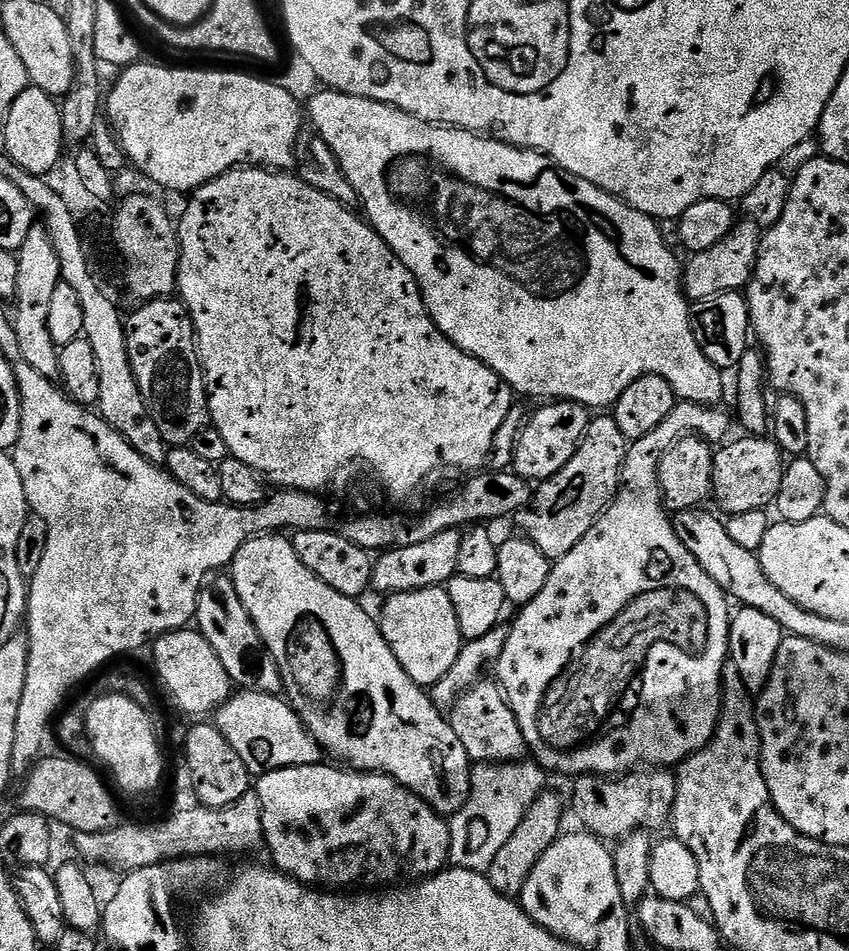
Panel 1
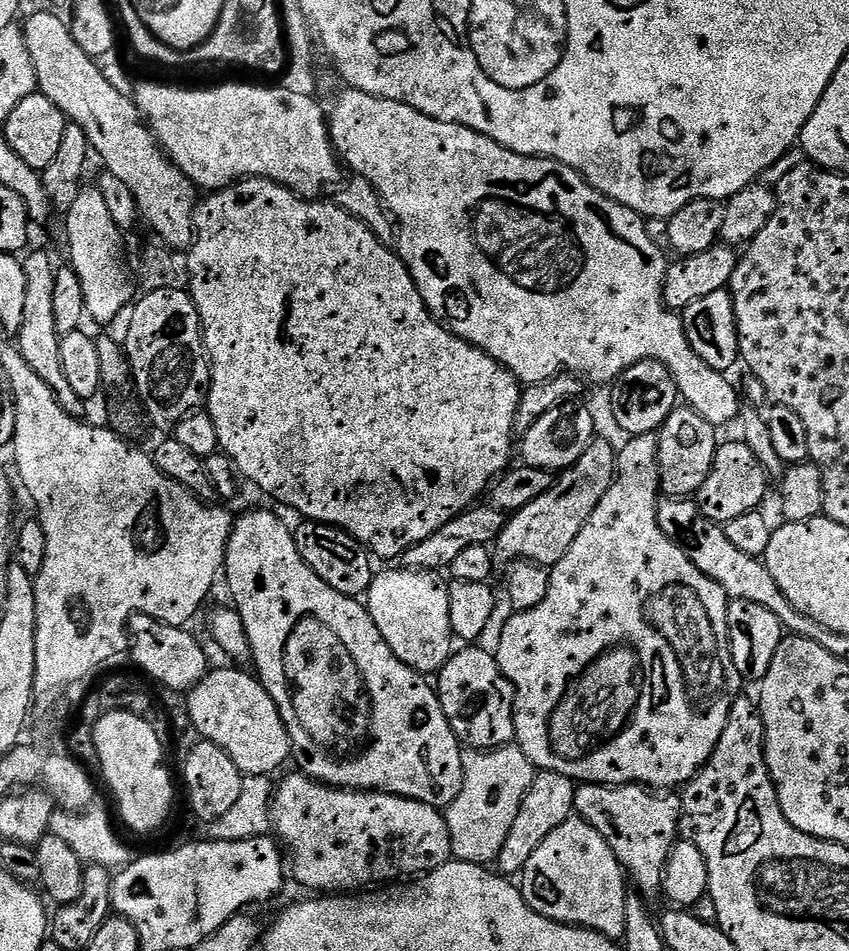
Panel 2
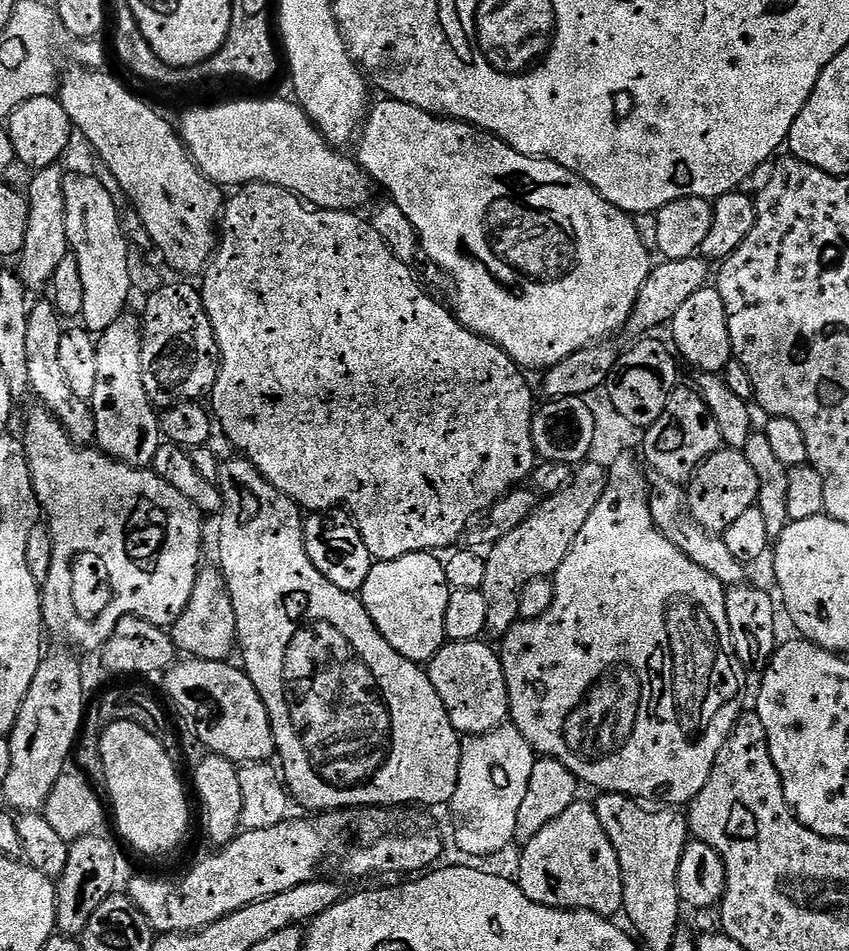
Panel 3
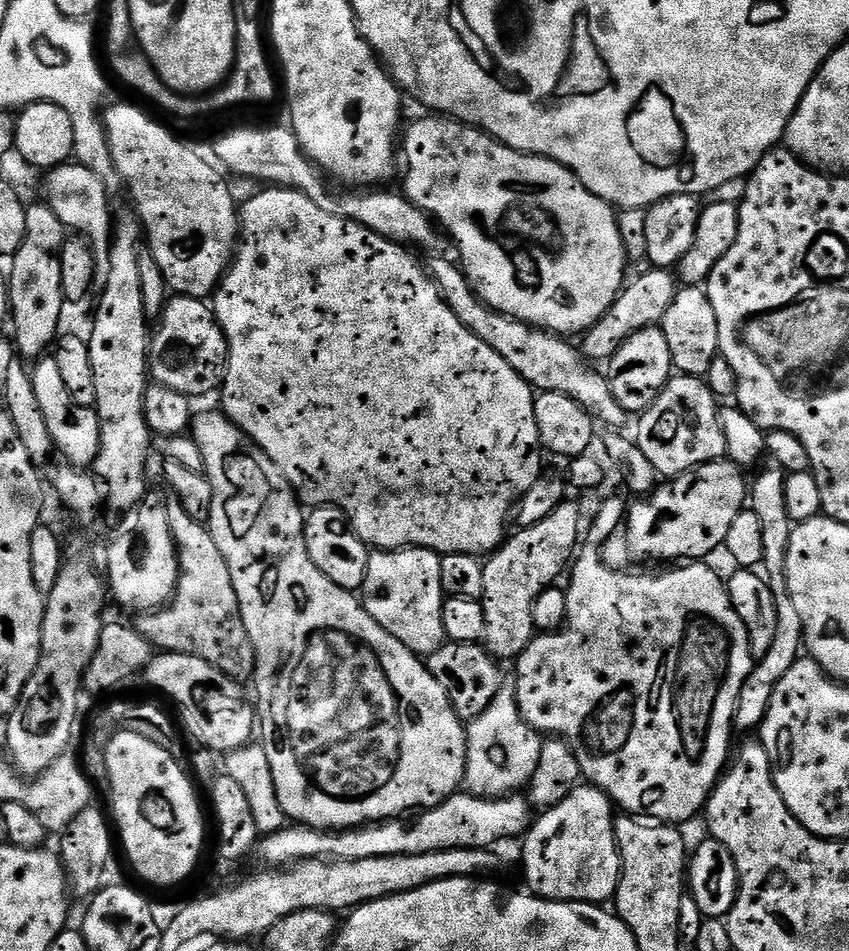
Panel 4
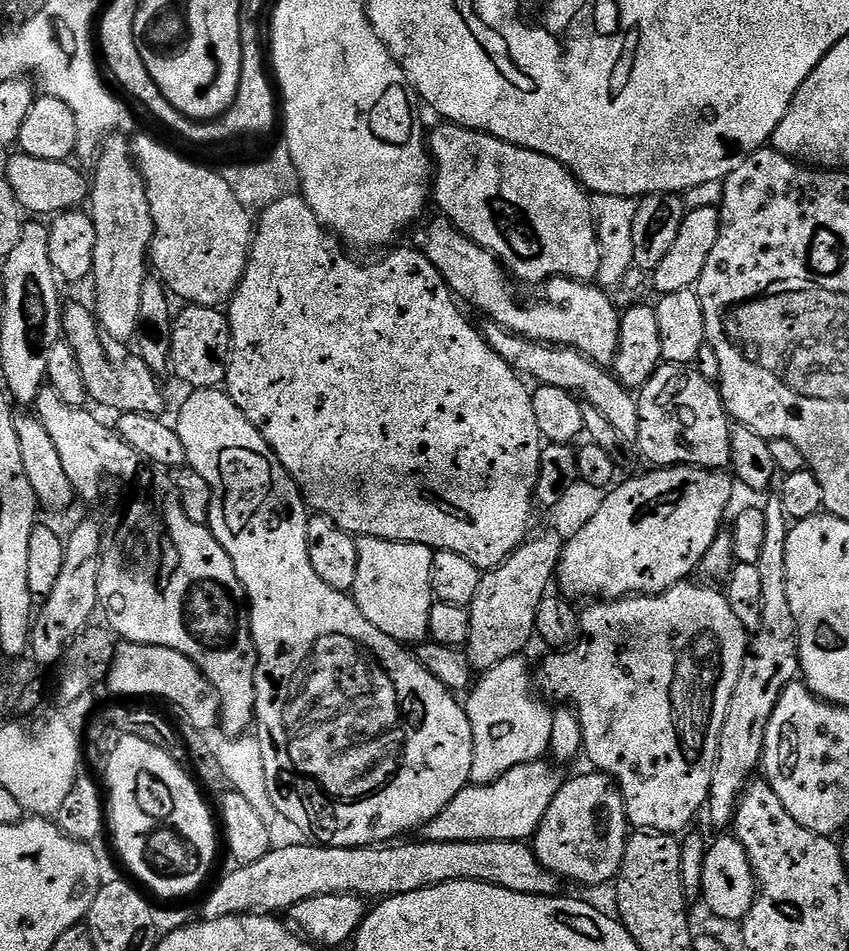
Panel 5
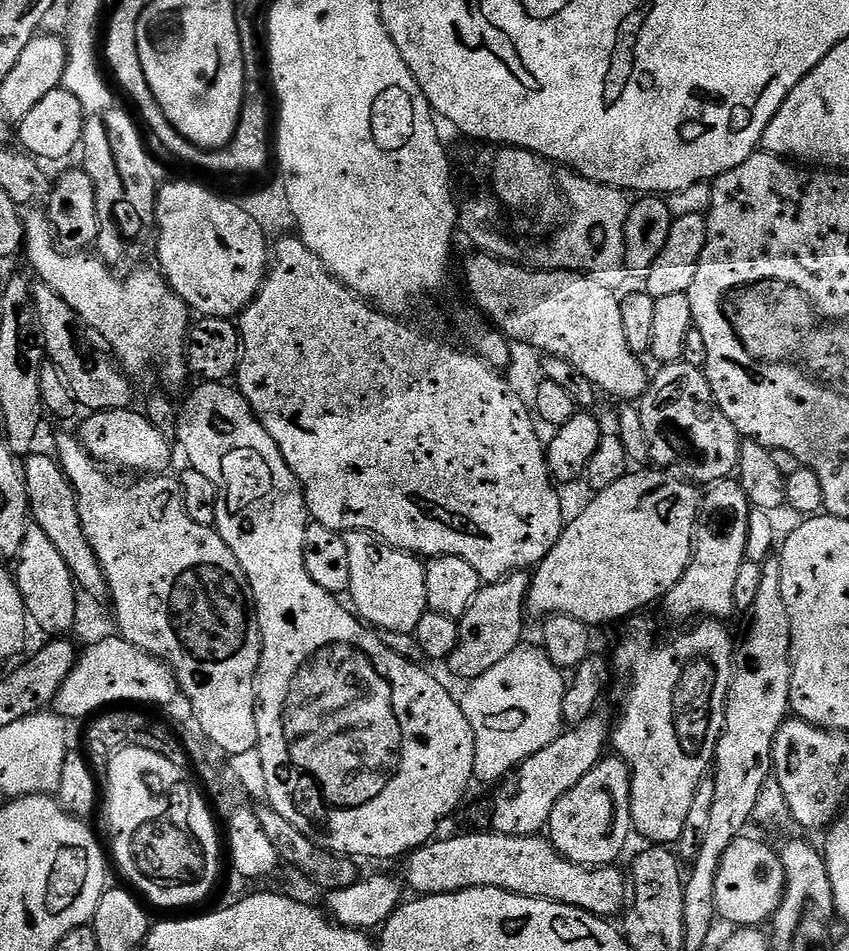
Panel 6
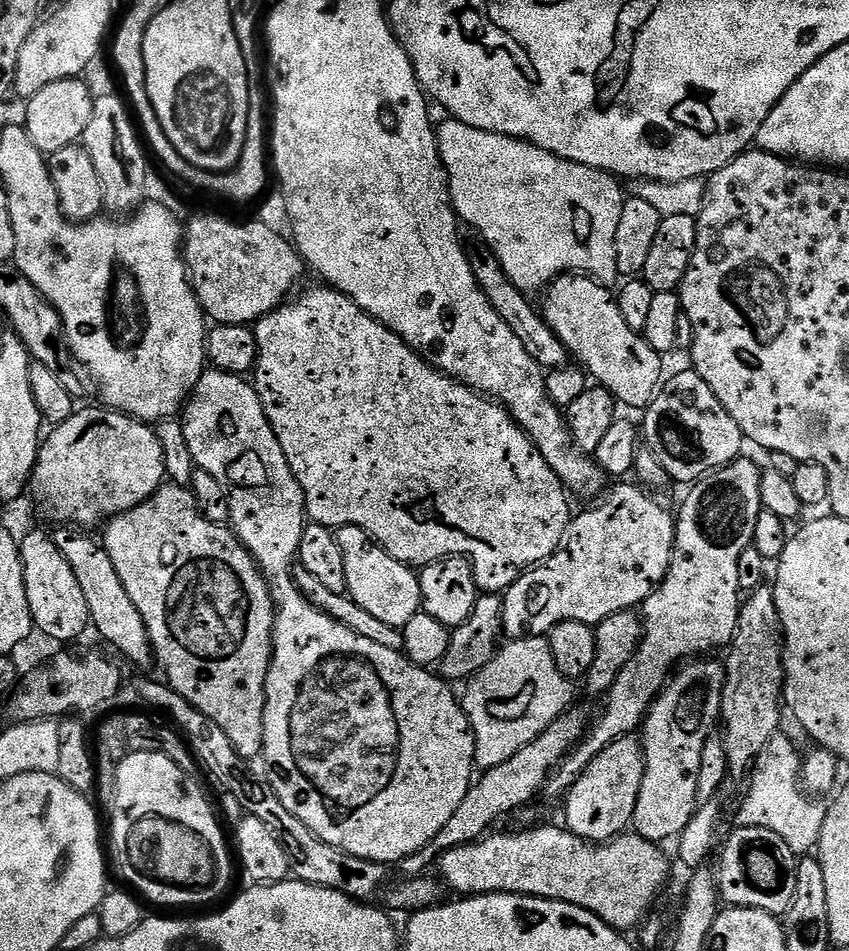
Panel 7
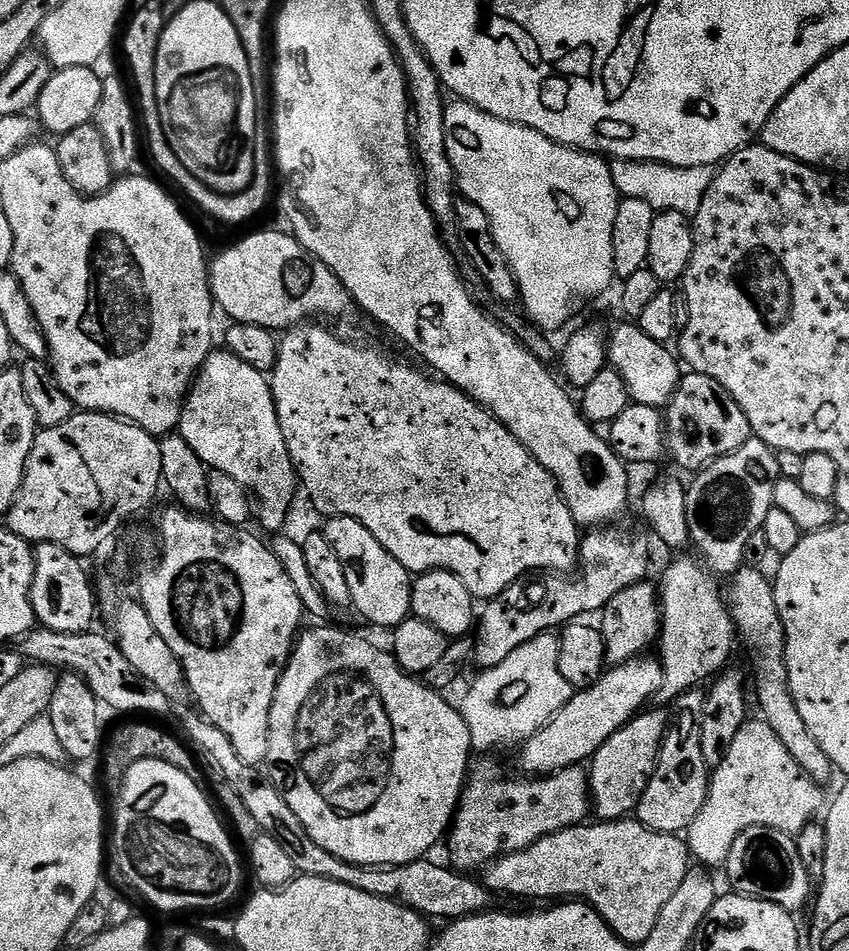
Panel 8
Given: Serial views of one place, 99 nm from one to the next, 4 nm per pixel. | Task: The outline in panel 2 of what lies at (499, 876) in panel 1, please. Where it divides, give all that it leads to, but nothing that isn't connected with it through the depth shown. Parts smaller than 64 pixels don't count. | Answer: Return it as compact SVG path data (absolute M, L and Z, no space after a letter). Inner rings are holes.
M540 770L533 775L530 790L522 798L518 818L514 818L514 826L510 826L510 834L506 834L506 842L498 857L499 871L503 875L512 878L523 873L526 862L530 862L530 854L534 854L534 850L542 846L546 834L558 830L562 822L573 819L577 787L577 781L566 774Z

